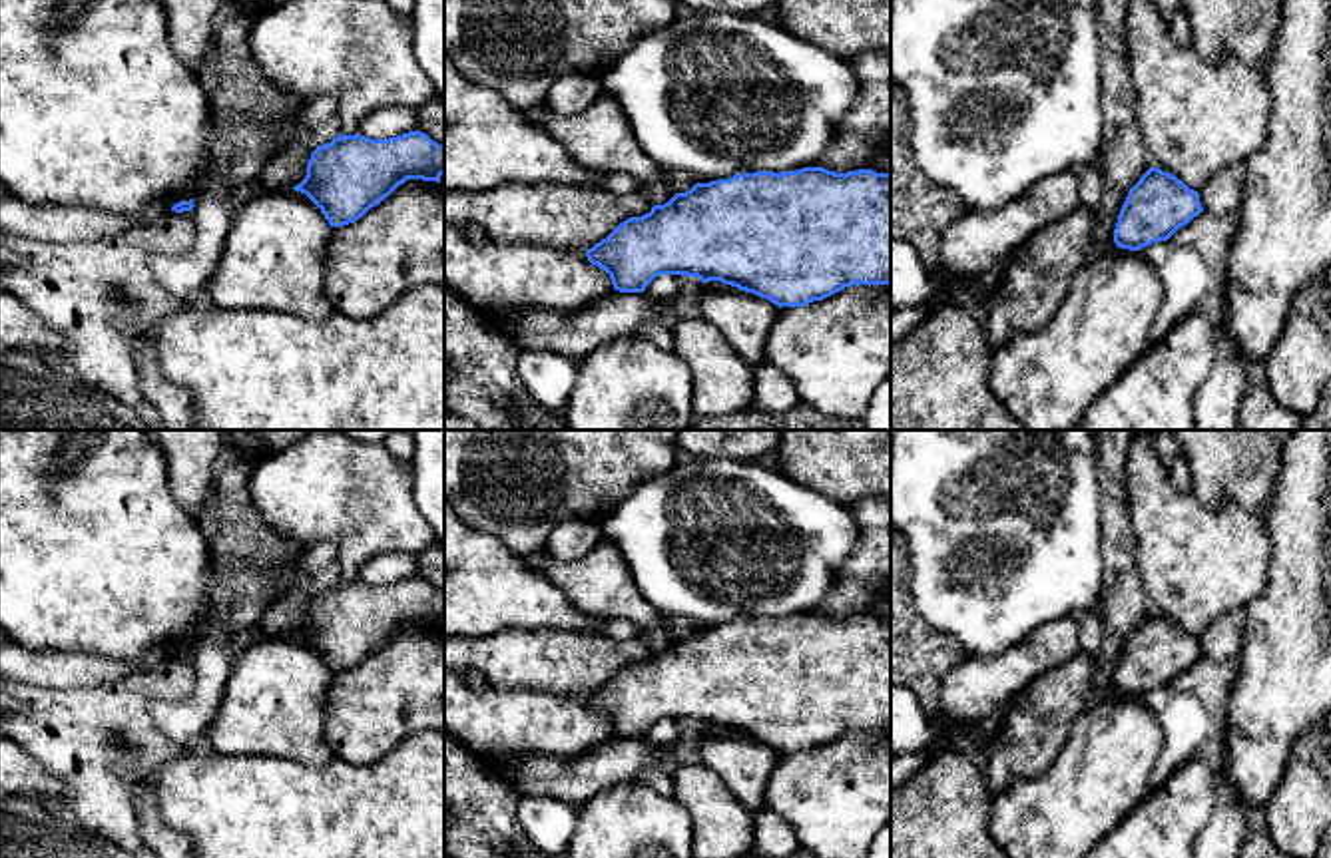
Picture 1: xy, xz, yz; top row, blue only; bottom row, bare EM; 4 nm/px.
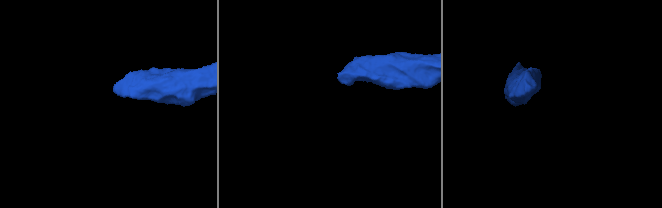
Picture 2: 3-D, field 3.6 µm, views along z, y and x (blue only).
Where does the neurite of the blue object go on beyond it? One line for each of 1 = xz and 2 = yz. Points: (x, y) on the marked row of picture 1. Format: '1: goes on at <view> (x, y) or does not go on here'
1: does not go on here
2: does not go on here

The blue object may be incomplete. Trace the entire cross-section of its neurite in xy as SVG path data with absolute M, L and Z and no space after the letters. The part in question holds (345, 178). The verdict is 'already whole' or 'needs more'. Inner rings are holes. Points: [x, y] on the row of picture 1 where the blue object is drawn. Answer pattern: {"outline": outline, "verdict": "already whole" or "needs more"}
{"outline": "M418 129L389 139L339 133L311 153L307 175L293 189L305 193L331 227L343 227L406 179L440 183L442 173L444 145Z", "verdict": "already whole"}

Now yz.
{"outline": "M1150 167L1120 209L1114 243L1120 249L1140 251L1156 241L1168 241L1201 211L1198 191L1176 175Z", "verdict": "already whole"}

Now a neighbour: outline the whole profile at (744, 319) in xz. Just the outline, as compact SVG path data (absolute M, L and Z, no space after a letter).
M699 283L691 295L701 319L713 324L749 366L765 362L765 342L779 315L777 305L731 285L713 289Z

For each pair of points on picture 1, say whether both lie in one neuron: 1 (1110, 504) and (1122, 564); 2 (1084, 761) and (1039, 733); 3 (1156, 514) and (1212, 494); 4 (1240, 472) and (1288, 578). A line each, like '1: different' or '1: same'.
1: same
2: different
3: different
4: different

